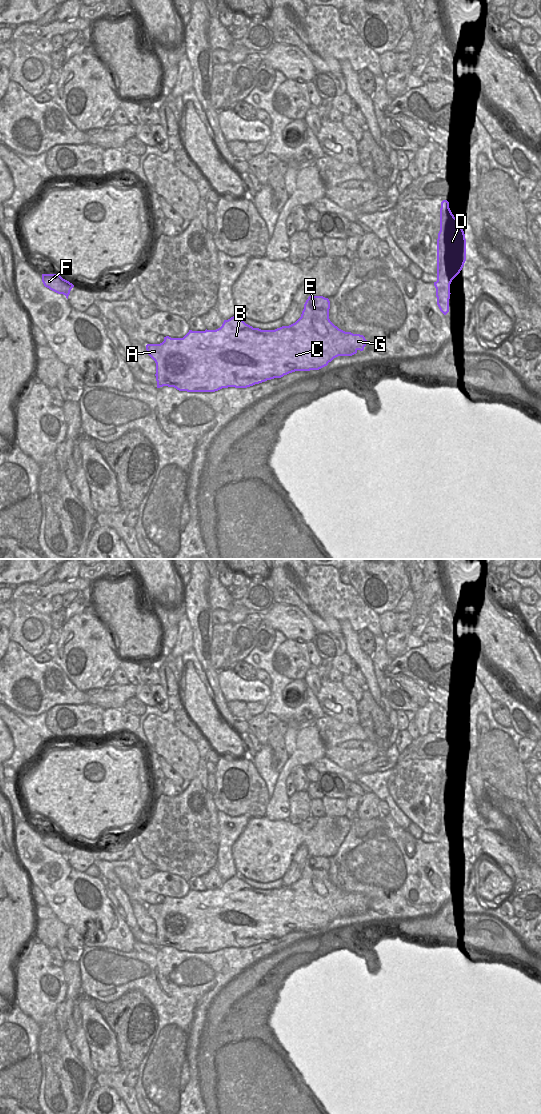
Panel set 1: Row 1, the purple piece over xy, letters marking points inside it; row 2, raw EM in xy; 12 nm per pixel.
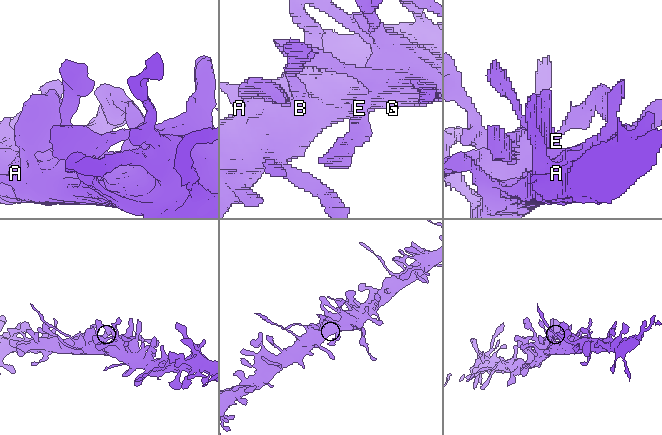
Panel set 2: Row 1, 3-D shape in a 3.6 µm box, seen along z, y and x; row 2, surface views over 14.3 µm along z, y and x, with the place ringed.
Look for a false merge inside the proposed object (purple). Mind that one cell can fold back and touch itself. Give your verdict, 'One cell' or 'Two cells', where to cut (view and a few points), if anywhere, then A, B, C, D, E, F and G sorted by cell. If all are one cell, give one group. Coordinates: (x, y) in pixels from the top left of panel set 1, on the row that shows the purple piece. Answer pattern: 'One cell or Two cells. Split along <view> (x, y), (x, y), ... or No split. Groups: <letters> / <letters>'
One cell. No split. Groups: A B C D E F G

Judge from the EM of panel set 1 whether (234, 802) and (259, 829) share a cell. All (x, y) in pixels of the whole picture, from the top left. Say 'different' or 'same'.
different

